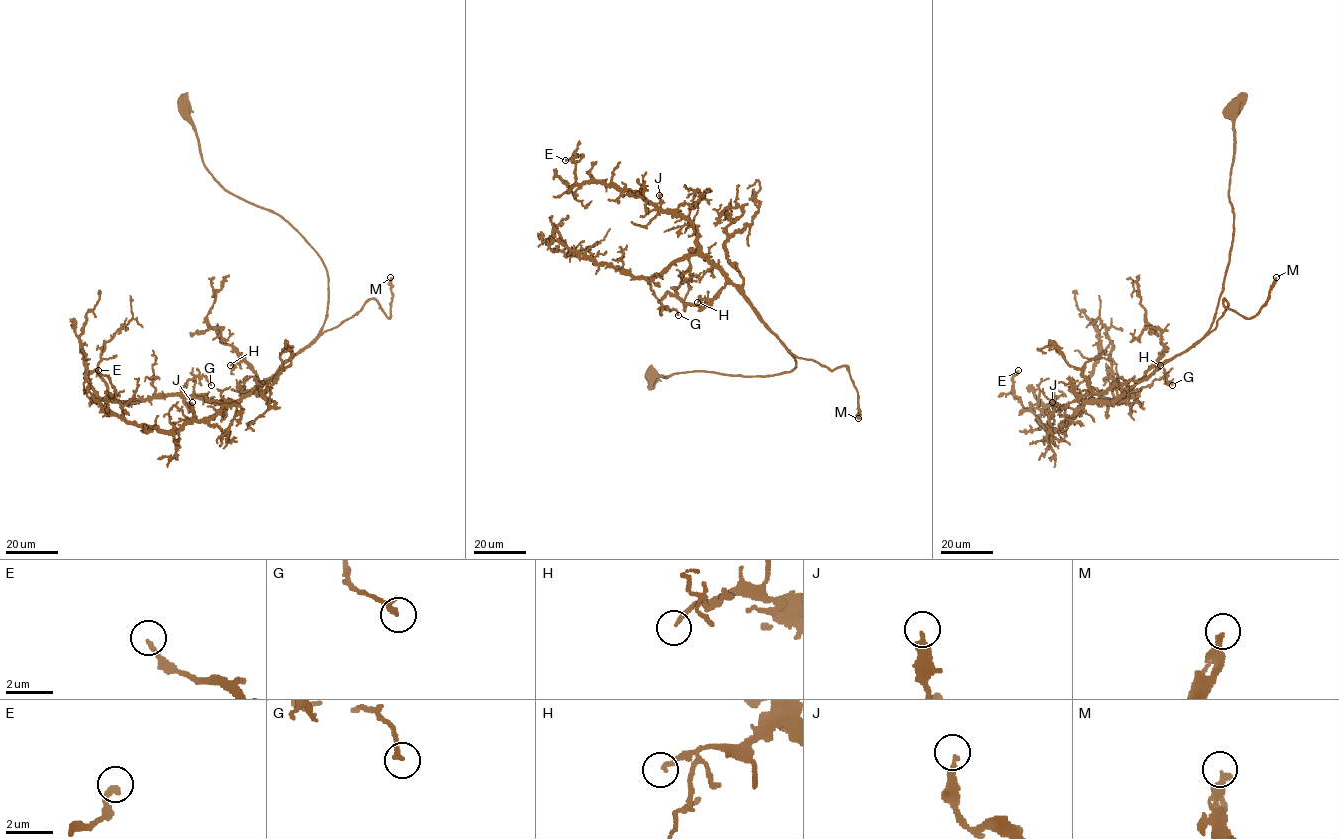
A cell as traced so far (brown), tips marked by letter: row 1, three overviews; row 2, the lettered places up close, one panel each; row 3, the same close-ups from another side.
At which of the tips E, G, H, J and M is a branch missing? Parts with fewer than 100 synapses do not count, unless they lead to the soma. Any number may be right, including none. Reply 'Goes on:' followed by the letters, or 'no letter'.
Goes on: no letter

